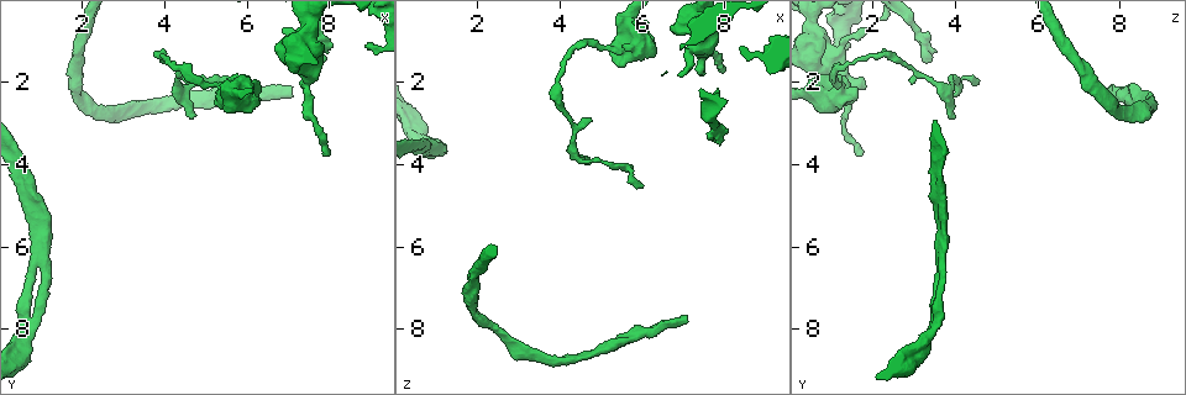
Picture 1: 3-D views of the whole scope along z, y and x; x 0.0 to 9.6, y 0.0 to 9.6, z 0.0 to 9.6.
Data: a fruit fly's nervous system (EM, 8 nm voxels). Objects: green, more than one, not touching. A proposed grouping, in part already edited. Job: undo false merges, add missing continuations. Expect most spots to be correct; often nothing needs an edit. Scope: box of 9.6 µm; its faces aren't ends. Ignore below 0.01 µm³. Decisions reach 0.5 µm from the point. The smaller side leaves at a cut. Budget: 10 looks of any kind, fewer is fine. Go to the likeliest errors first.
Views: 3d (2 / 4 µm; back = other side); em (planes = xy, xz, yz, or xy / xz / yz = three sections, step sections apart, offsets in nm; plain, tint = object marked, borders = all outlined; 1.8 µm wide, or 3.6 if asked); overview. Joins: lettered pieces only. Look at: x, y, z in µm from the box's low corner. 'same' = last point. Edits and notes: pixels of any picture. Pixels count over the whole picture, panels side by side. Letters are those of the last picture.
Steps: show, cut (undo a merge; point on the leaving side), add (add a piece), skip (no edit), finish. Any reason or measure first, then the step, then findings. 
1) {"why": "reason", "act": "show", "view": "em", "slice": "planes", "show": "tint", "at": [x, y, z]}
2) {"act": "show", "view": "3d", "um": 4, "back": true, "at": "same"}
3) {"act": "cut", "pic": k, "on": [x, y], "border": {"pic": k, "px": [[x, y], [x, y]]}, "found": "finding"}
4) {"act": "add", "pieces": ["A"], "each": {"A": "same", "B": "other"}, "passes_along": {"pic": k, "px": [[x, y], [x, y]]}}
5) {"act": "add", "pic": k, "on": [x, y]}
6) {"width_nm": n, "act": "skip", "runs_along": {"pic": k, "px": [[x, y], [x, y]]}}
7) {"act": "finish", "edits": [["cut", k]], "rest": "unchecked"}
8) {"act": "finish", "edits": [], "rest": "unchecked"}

{"why": "closes a loop", "act": "show", "view": "3d", "um": 2, "back": true, "at": [0.95, 5.80, 3.70]}

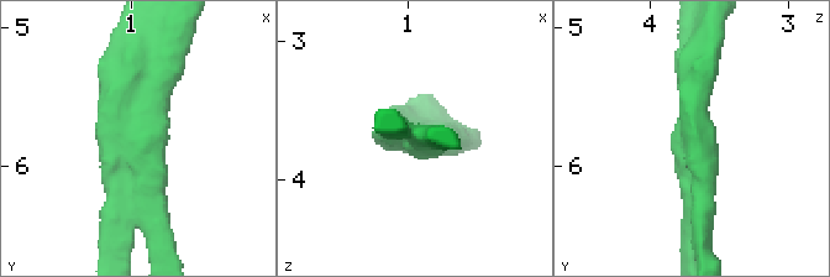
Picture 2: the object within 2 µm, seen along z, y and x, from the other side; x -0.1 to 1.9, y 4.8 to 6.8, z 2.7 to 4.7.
{"why": "shape alone is not enough", "act": "show", "view": "em", "um": 3.6, "slice": "xy", "step": 16, "show": "tint", "at": [0.92, 5.84, 3.74]}

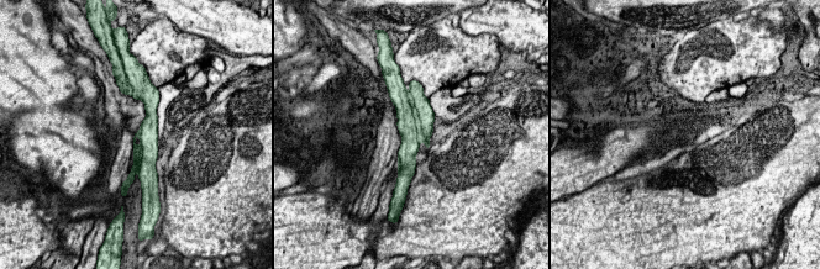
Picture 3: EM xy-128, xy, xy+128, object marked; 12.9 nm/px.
{"why": "another direction", "act": "show", "view": "em", "um": 3.6, "slice": "xz", "step": 8, "show": "borders", "at": "same"}

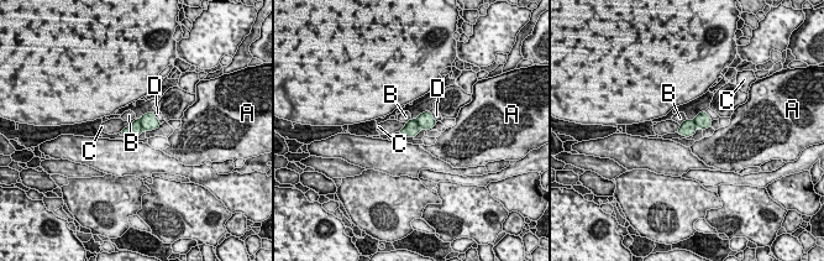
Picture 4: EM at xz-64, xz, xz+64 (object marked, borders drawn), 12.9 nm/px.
{"act": "skip", "each": {"A": "other", "B": "other", "C": "other", "D": "other"}, "border": {"pic": 4, "px": [[136, 119], [120, 131]]}, "found": "continuous, no second neuron"}

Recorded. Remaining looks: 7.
{"why": "an open end", "act": "show", "view": "3d", "um": 2, "at": [7.10, 2.15, 7.70]}

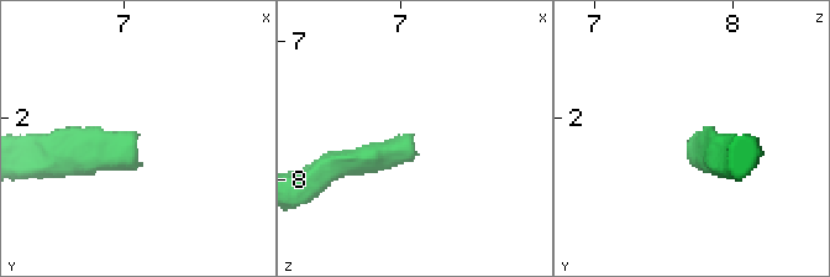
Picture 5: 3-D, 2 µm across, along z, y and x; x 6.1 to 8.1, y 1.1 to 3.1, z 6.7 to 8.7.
{"why": "shape alone is not enough", "act": "show", "view": "em", "slice": "planes", "show": "borders", "at": [7.08, 2.20, 7.68]}

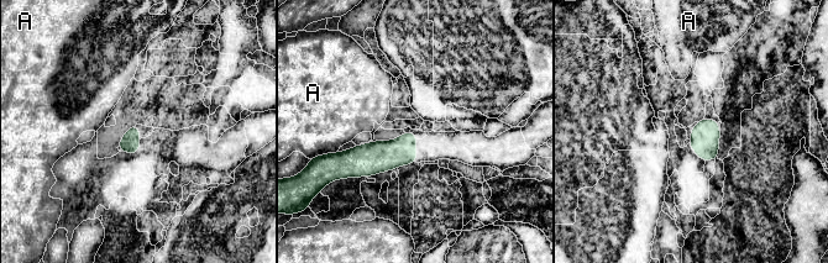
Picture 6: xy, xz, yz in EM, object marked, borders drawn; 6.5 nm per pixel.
{"width_nm": 130, "act": "skip", "each": {"A": "other"}, "border": {"pic": 6, "px": [[336, 151], [331, 153]]}, "found": "no lettered piece goes on from it"}

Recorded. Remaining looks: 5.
{"act": "show", "view": "3d", "um": 4, "at": [0.55, 7.95, 3.45]}

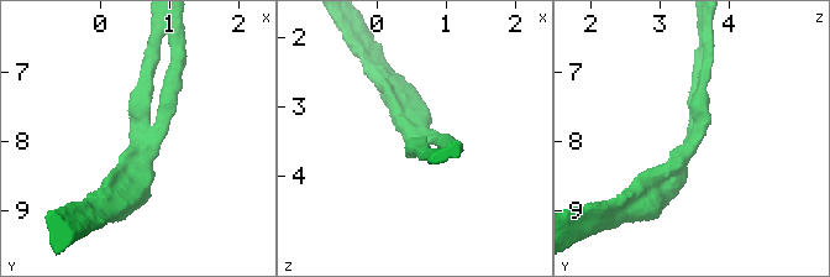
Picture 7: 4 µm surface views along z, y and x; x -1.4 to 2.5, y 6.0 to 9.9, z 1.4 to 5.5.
{"arms": 3, "arm_widths_nm": [200, 220, 360], "act": "show", "view": "em", "slice": "planes", "show": "borders", "at": [0.60, 7.95, 3.50]}

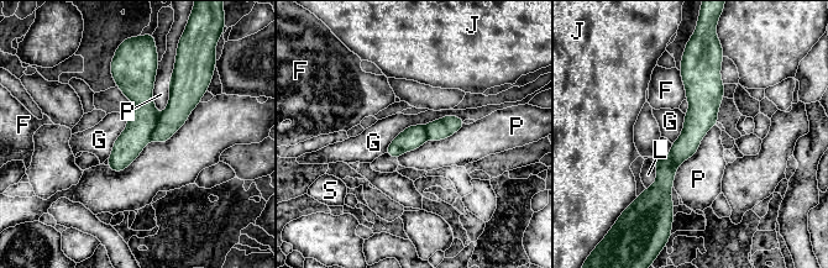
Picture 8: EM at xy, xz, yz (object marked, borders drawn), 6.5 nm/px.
{"longest_contact_nm": ["G", 550], "act": "skip", "each": {"F": "other", "G": "other", "J": "other", "L": "other", "P": "other", "S": "other"}, "runs_along": {"pic": 8, "px": [[685, 64], [697, 124], [666, 167], [669, 209]]}, "found": "one neuron here"}

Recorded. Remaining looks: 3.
{"why": "thin neck", "act": "show", "view": "em", "slice": "planes", "show": "borders", "at": [5.10, 1.90, 4.00]}

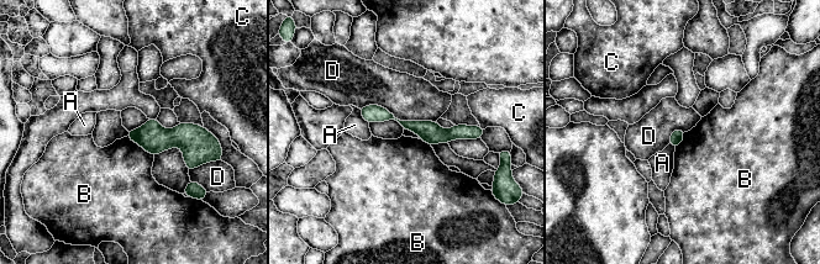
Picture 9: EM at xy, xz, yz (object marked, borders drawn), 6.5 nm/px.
{"act": "skip", "each": {"A": "other", "B": "other", "C": "other", "D": "other"}, "border": {"pic": 9, "px": [[359, 107], [436, 121]]}, "found": "one neuron here"}

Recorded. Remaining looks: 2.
{"act": "finish", "edits": [], "rest": "unchecked"}

